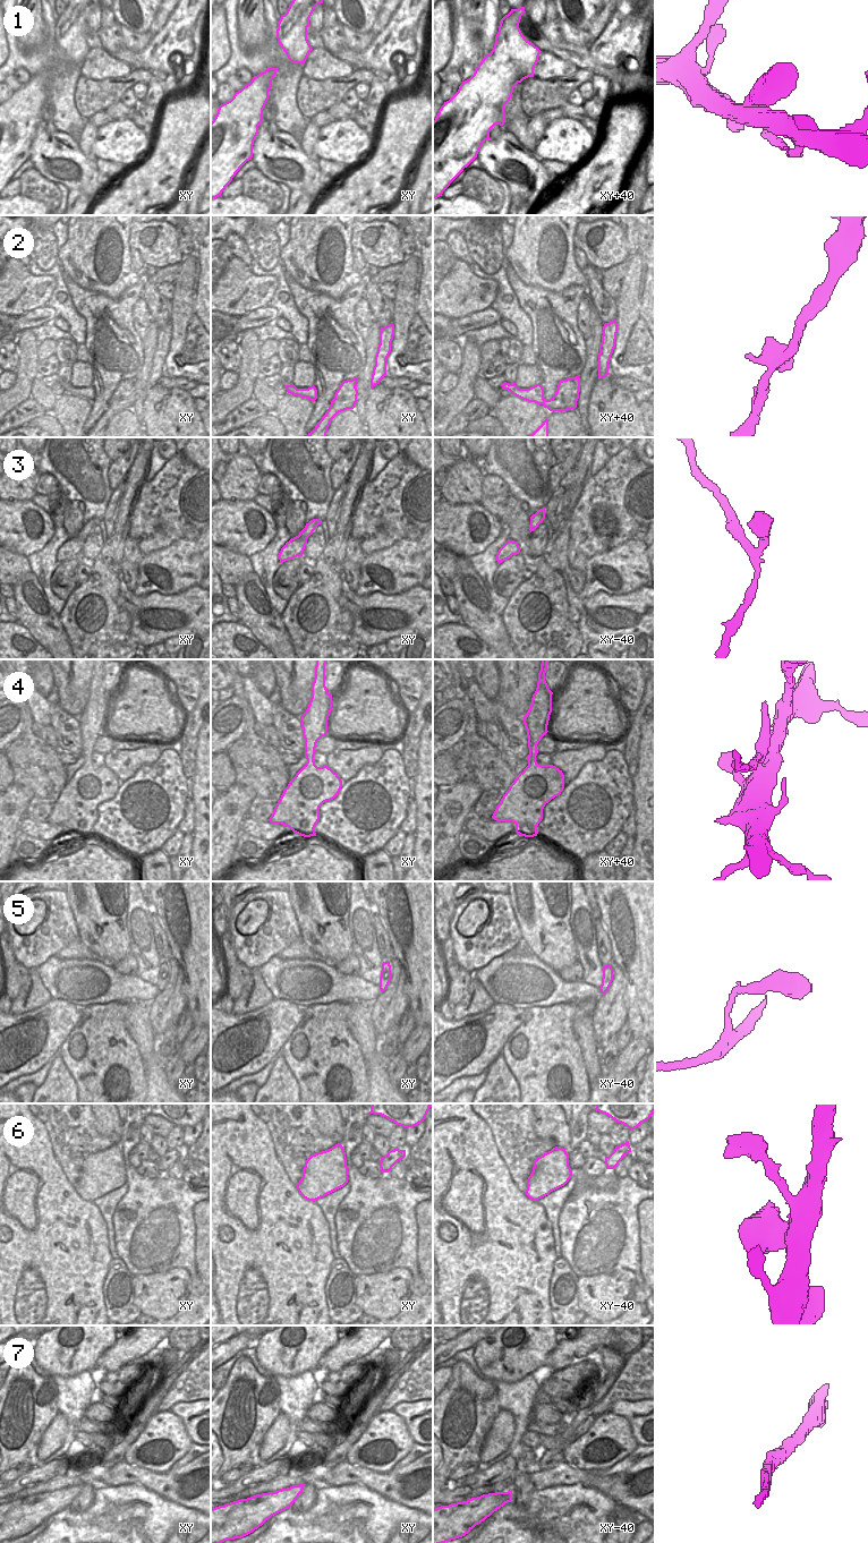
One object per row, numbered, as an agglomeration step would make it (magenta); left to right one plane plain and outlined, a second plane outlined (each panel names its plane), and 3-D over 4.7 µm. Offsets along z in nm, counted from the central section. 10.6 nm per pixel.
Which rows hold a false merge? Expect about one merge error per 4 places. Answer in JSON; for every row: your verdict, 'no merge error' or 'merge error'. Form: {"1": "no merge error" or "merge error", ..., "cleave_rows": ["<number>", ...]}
{"1": "no merge error", "2": "merge error", "3": "no merge error", "4": "no merge error", "5": "no merge error", "6": "no merge error", "7": "no merge error", "cleave_rows": ["2"]}

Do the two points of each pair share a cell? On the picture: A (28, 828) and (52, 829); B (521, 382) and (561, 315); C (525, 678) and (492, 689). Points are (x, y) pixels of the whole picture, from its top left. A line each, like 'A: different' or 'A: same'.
A: same
B: different
C: different

